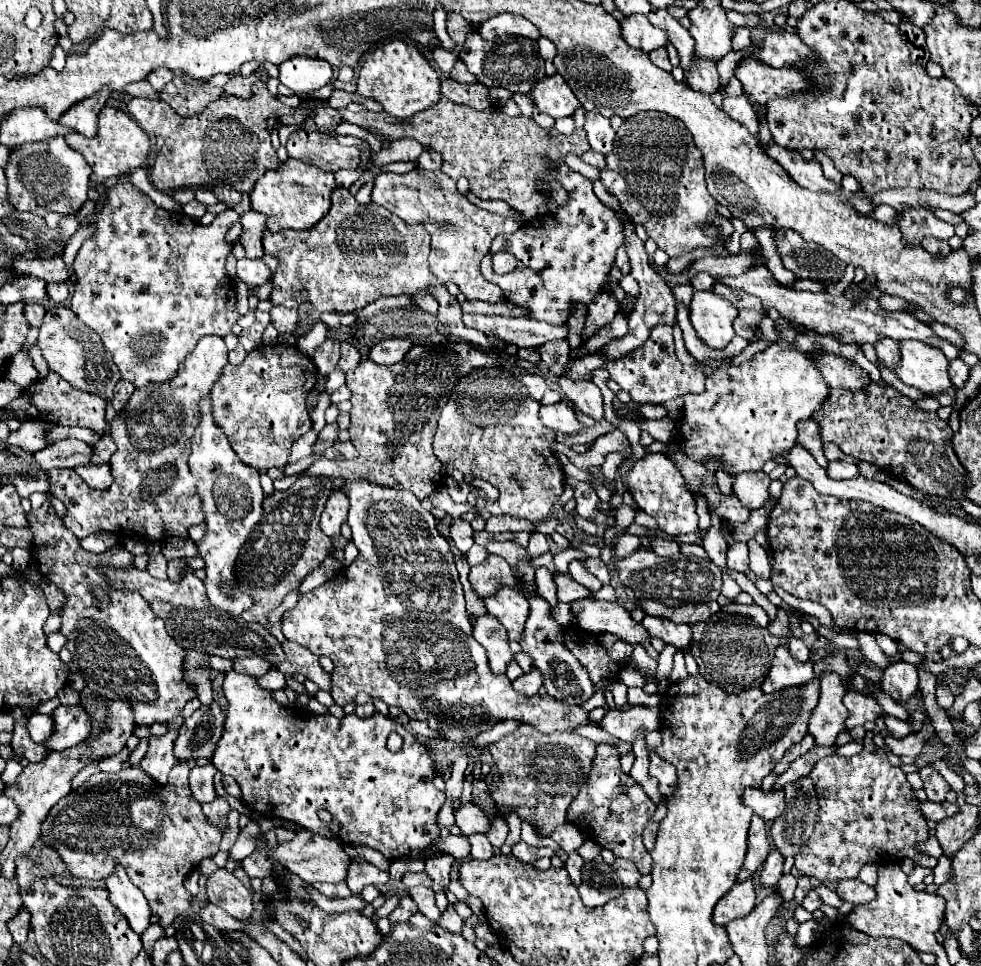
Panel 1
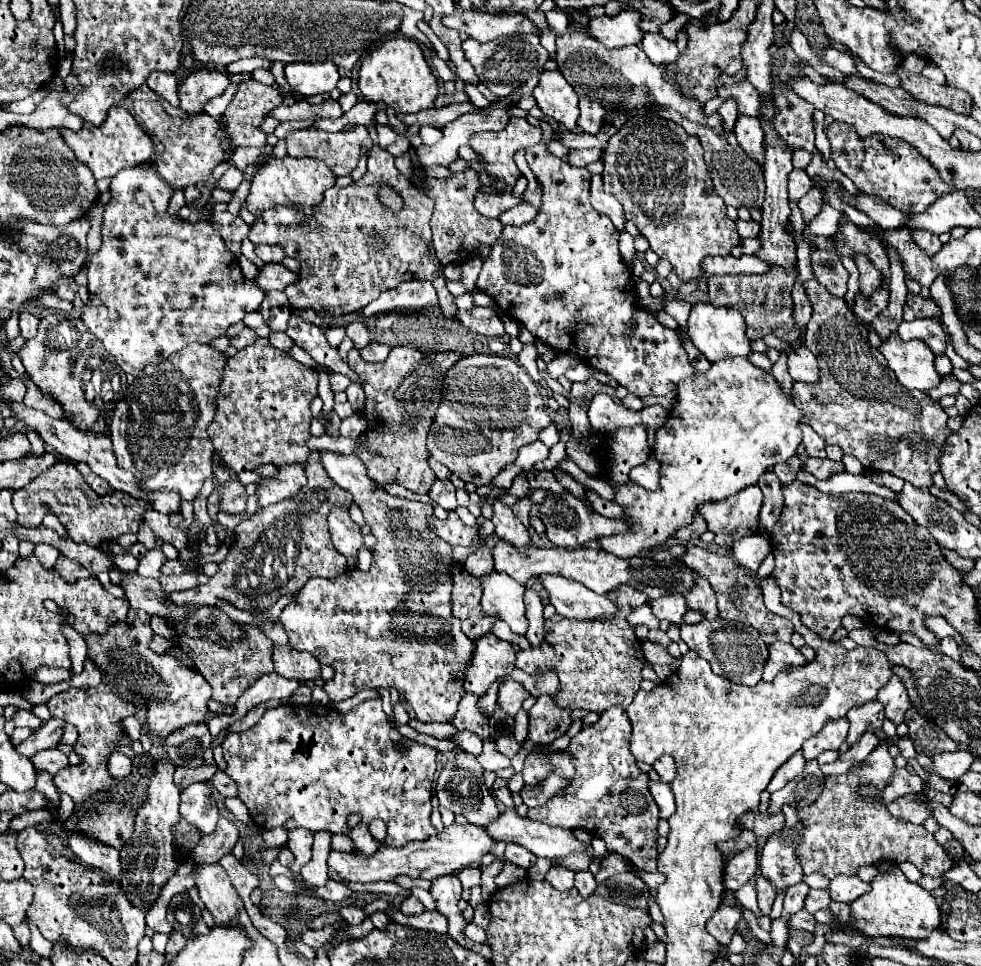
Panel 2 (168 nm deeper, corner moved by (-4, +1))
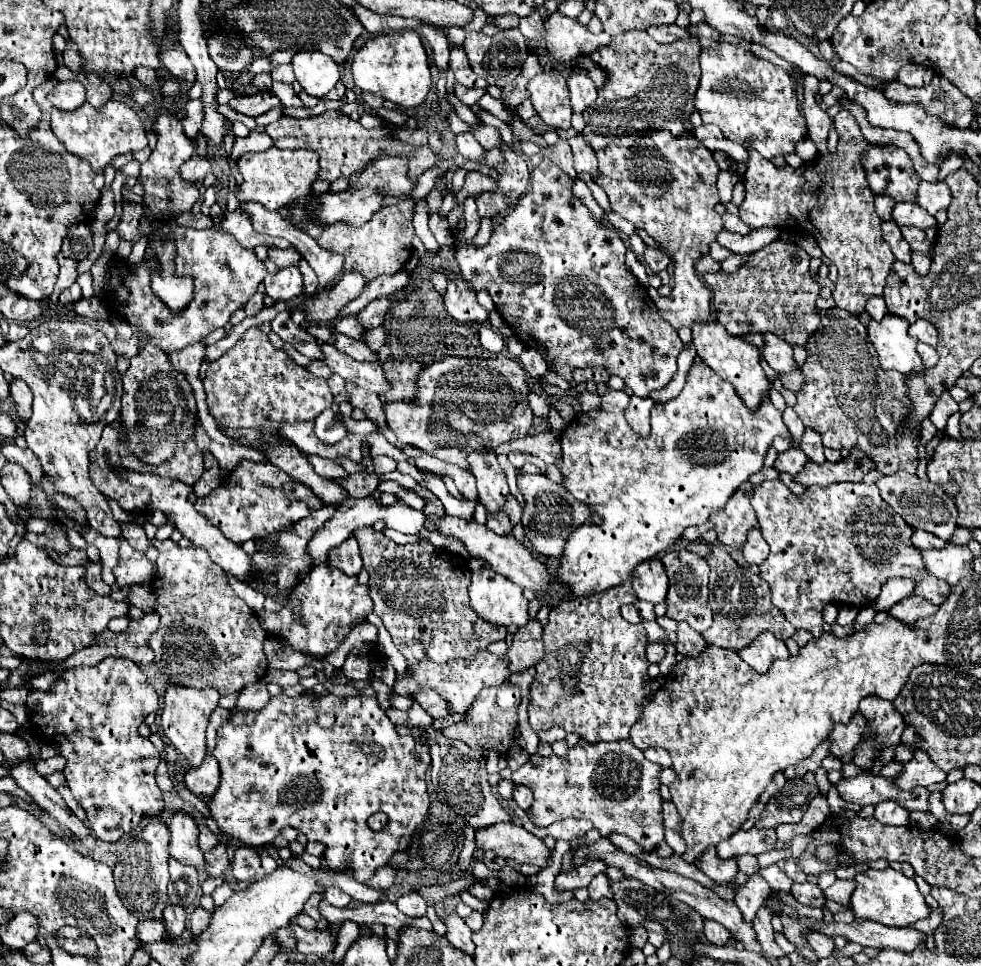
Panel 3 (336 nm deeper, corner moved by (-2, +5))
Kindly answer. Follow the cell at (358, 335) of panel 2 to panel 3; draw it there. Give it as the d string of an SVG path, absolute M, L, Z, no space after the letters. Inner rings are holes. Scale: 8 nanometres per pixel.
M376 298L374 302L370 302L364 310L360 310L356 314L358 322L364 326L364 328L376 328L382 324L384 320L384 314L390 310L390 298Z

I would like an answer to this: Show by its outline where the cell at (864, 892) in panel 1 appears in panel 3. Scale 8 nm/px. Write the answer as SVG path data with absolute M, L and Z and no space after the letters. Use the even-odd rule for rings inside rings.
M836 880L830 888L824 890L824 894L826 894L826 898L848 906L854 888L856 888L856 880Z

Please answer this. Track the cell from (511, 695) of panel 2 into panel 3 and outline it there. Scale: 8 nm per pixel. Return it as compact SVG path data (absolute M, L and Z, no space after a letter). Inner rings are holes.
M504 682L502 686L496 688L486 688L482 694L478 694L474 706L468 710L468 720L452 724L442 730L446 738L456 738L466 744L470 744L474 750L480 750L482 754L486 752L508 752L510 742L516 736L516 726L518 726L518 706L520 706L520 686Z

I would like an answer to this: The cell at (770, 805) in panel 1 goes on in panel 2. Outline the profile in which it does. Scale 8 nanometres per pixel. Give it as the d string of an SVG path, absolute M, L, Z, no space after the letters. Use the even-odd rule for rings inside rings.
M744 814L740 818L742 822L742 828L744 830L752 830L754 836L760 840L760 838L770 838L772 834L778 834L784 826L784 814L774 814L774 816L768 816L768 814Z

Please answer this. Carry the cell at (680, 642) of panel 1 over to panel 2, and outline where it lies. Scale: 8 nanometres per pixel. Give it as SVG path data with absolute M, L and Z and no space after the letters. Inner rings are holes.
M680 594L650 600L650 606L652 606L656 618L666 618L670 624L678 624L678 626L682 624L682 616L688 612L686 602Z

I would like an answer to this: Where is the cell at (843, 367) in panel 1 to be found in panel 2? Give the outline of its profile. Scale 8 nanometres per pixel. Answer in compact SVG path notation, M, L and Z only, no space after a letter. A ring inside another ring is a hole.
M804 346L788 352L788 372L792 380L802 380L802 382L816 382L820 378L816 356Z

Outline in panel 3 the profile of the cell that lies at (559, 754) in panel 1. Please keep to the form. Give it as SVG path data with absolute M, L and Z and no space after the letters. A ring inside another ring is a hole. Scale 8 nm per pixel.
M516 784L516 786L514 786L514 802L516 802L522 810L528 810L530 804L532 804L532 790L526 788L526 786Z

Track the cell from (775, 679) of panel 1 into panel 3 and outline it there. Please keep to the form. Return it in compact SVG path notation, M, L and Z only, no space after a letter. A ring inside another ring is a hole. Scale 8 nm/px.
M762 634L762 638L754 640L754 644L746 646L742 650L738 650L738 654L758 674L766 674L774 660L790 658L790 652L788 652L784 640L774 638L774 634Z

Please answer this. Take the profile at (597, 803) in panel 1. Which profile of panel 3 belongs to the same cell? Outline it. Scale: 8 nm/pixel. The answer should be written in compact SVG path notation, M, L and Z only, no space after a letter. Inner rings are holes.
M580 738L564 758L556 754L532 754L530 760L512 774L512 780L522 782L534 792L534 804L528 816L536 826L550 826L566 818L586 818L602 836L614 832L626 834L640 844L644 852L652 852L664 840L658 772L660 766L648 762L642 750L630 740L590 744L586 738ZM604 794L628 796L610 798Z

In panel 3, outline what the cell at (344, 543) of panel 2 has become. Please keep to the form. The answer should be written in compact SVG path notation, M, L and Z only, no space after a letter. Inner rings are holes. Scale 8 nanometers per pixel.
M350 536L346 542L334 546L334 550L330 550L328 564L334 566L334 568L340 568L344 574L358 576L360 570L362 570L362 558L360 558L358 540L354 536Z

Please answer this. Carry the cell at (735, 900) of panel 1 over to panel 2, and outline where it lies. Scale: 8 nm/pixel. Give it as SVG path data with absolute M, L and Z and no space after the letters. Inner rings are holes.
M722 904L722 906L716 910L716 914L708 920L706 930L708 930L722 946L726 946L726 944L730 942L734 930L736 930L740 918L742 918L742 912L740 912L738 906L726 906L726 904Z

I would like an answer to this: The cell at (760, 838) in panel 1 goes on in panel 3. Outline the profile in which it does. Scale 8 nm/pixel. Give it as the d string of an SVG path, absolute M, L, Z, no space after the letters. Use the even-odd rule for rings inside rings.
M710 846L710 848L700 856L700 860L696 862L696 866L698 866L708 878L712 878L712 880L718 882L718 884L730 884L730 882L734 882L734 878L736 878L736 874L738 874L736 858L728 858L728 860L718 858L714 846Z

